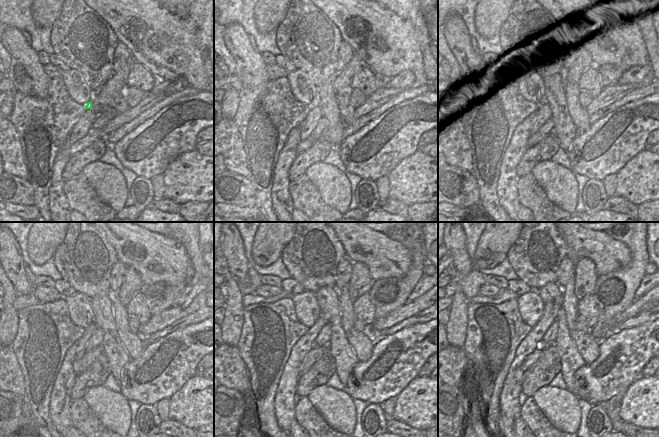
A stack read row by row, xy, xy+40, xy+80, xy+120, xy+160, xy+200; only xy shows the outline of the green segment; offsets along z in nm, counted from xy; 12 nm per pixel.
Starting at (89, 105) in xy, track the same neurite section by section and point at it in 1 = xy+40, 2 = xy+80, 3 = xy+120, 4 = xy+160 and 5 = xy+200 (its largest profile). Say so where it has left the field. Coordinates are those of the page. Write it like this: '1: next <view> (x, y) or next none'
1: next xy+40 (326, 100)
2: next xy+80 (564, 129)
3: next xy+120 (102, 306)
4: next xy+160 (345, 358)
5: next xy+200 (571, 360)

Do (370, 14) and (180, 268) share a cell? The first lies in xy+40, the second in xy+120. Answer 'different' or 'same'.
same

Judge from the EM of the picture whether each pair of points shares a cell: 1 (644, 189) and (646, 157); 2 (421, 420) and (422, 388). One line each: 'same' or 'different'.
1: same
2: same

